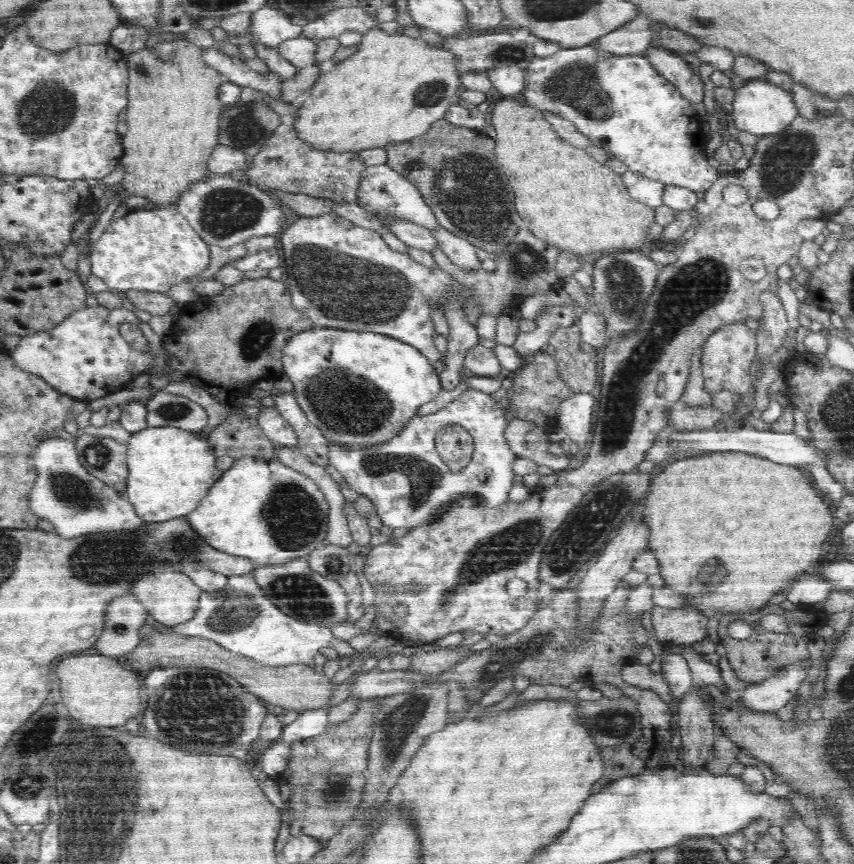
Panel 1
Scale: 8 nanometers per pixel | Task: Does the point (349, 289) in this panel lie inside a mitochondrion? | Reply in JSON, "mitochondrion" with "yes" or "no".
{"mitochondrion":"yes"}

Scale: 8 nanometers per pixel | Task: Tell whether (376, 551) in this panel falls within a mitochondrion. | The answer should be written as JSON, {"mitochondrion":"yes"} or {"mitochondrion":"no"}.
{"mitochondrion":"no"}

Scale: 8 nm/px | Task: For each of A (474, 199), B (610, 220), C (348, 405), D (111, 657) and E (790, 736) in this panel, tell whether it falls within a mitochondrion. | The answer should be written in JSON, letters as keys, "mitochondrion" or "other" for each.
{"A":"mitochondrion","B":"other","C":"mitochondrion","D":"other","E":"other"}

